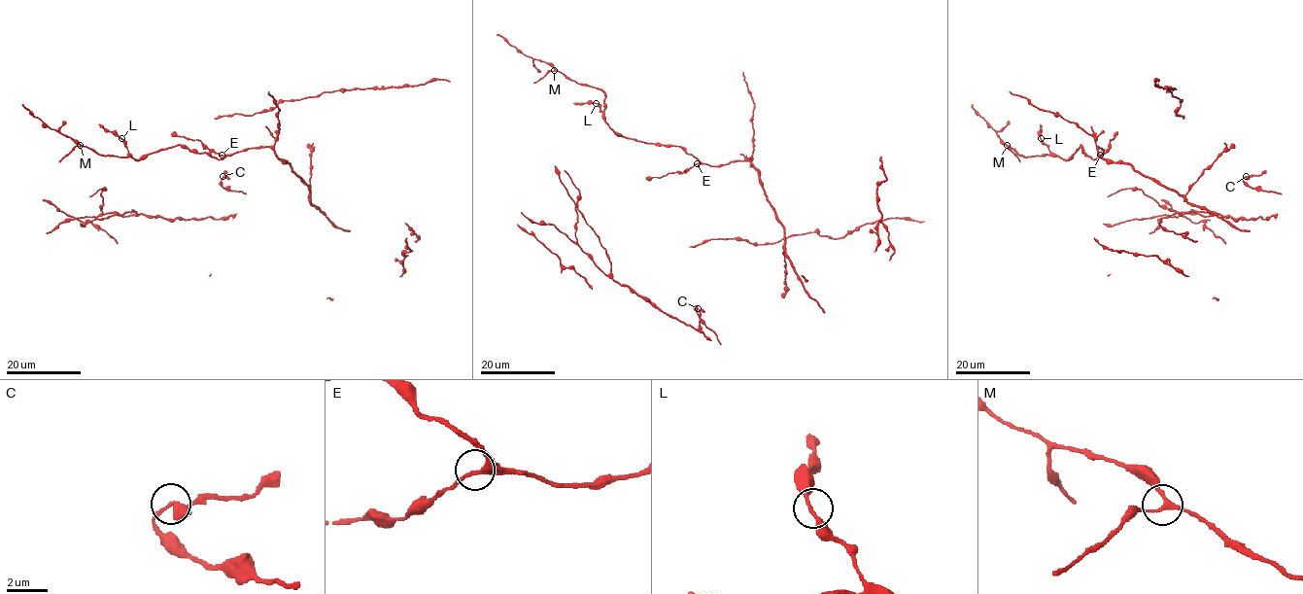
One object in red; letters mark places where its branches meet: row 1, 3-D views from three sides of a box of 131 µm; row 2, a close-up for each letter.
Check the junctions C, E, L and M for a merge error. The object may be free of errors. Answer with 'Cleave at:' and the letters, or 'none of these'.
Cleave at: none of these

